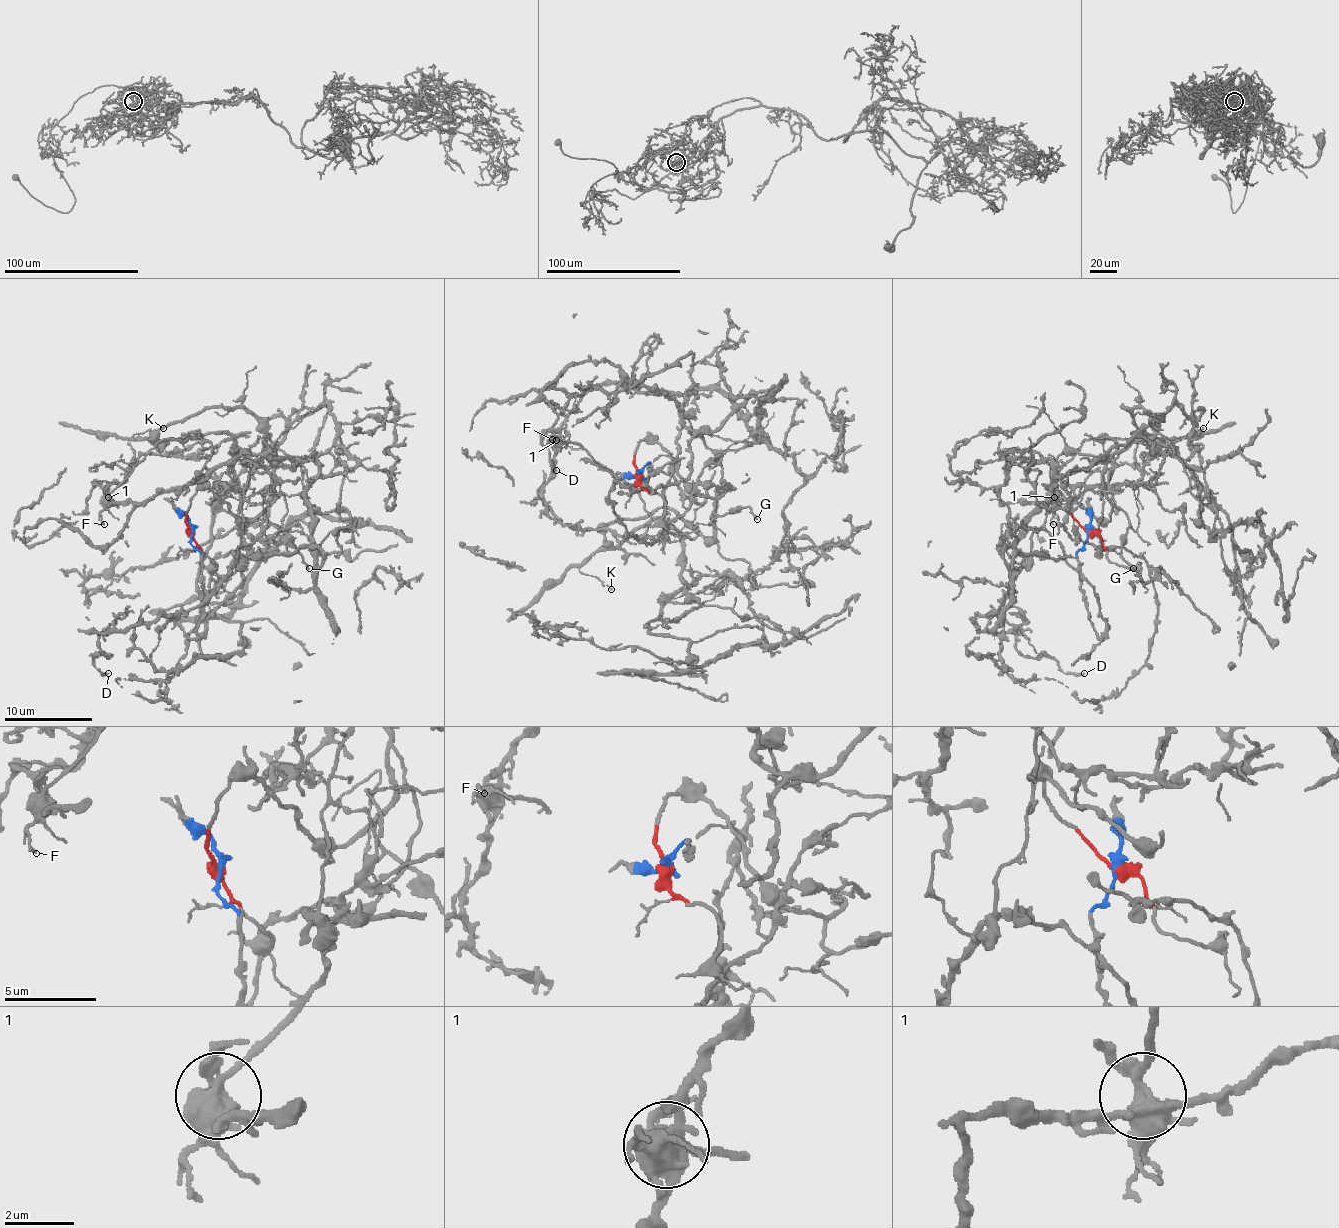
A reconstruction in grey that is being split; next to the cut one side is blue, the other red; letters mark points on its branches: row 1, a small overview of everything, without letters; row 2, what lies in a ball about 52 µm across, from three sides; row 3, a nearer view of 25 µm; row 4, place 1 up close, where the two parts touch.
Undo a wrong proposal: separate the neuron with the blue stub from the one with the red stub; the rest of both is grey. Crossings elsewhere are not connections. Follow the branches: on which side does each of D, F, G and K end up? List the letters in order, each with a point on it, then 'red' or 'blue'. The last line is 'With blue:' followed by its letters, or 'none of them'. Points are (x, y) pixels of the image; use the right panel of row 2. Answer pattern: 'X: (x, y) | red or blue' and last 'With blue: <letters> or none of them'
D: (1084, 673) | blue
F: (1053, 524) | red
G: (1133, 568) | red
K: (1203, 428) | red
With blue: D

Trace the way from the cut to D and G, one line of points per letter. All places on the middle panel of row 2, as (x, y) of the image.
D: (640, 475), (648, 462), (653, 491), (688, 475), (692, 431), (607, 361), (571, 363), (543, 392), (556, 471)
G: (640, 475), (635, 449), (642, 440), (655, 440), (686, 482), (708, 495), (717, 515), (748, 506), (756, 519)

